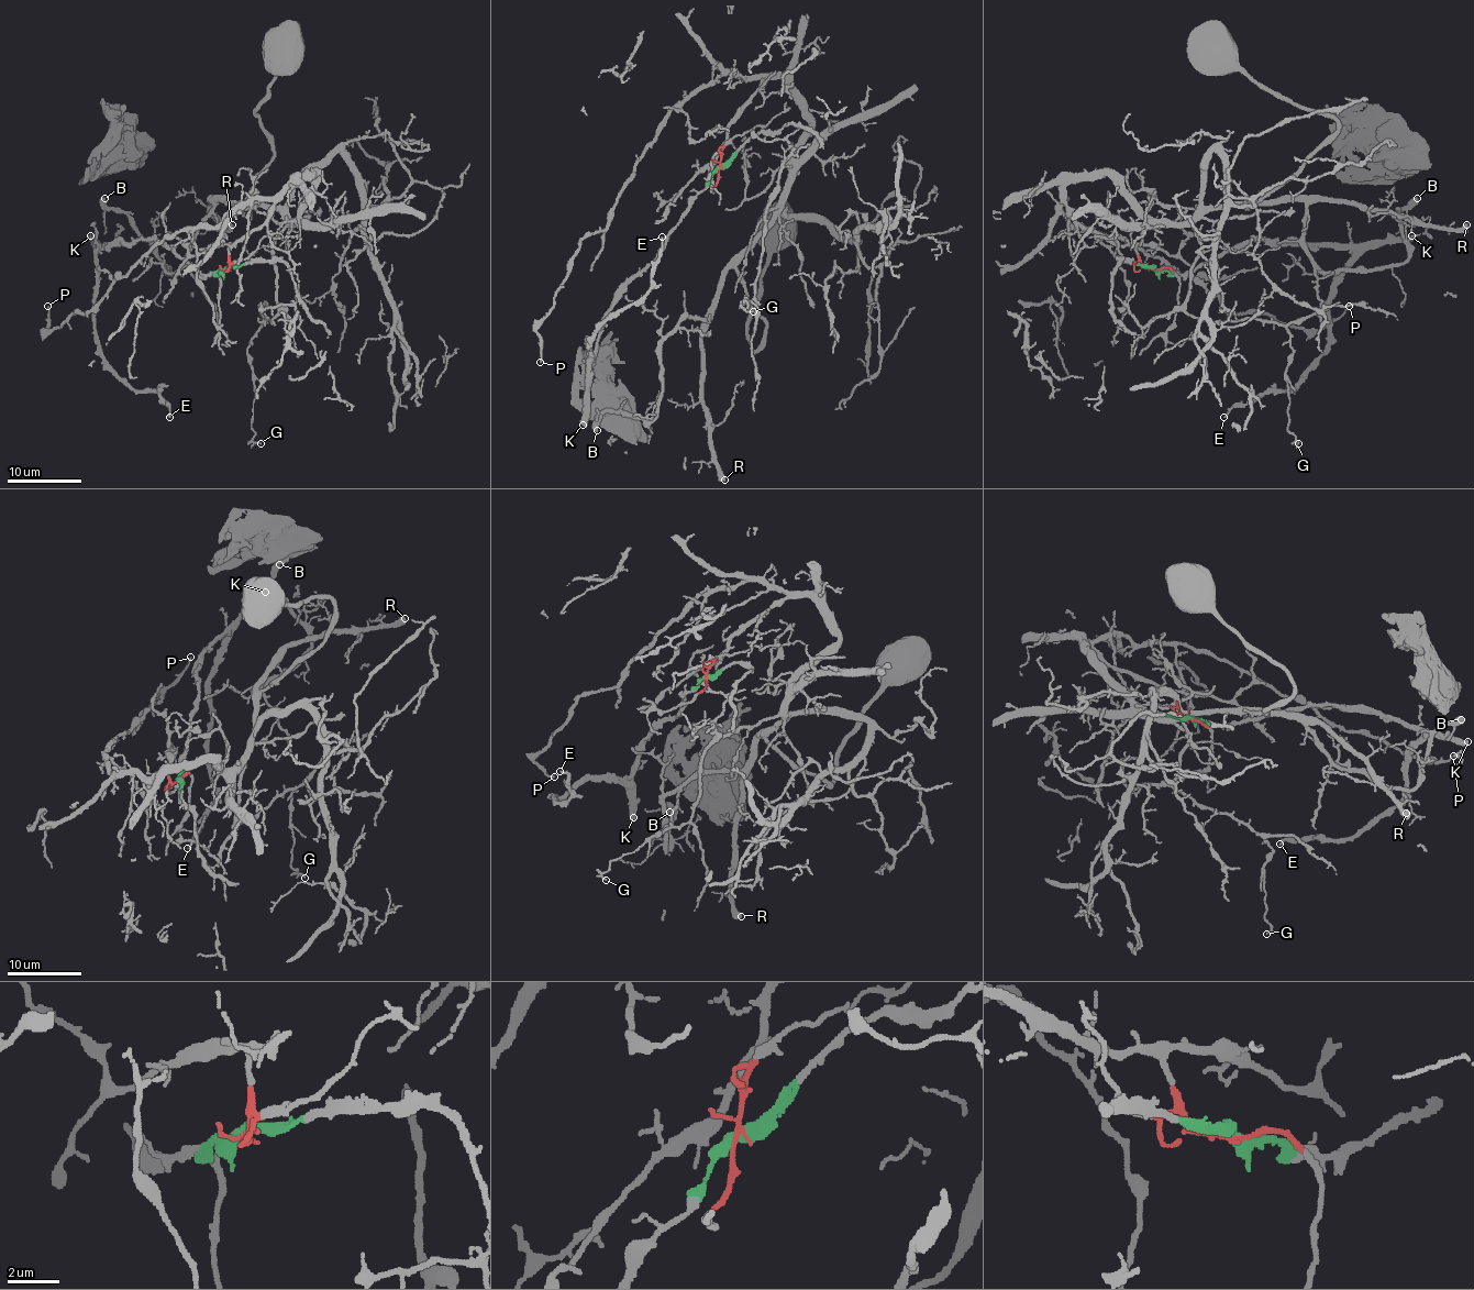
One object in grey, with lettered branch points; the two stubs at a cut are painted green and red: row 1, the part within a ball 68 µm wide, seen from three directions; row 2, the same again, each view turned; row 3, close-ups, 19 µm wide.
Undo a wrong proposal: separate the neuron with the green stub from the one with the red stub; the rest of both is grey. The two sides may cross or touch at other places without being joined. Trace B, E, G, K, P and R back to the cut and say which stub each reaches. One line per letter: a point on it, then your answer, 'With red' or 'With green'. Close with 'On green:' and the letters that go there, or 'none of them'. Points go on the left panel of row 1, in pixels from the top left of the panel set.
B: Place: (104, 198). With red
E: Place: (169, 417). With green
G: Place: (261, 443). With red
K: Place: (90, 235). With green
P: Place: (47, 306). With red
R: Place: (232, 224). With red
On green: E, K

